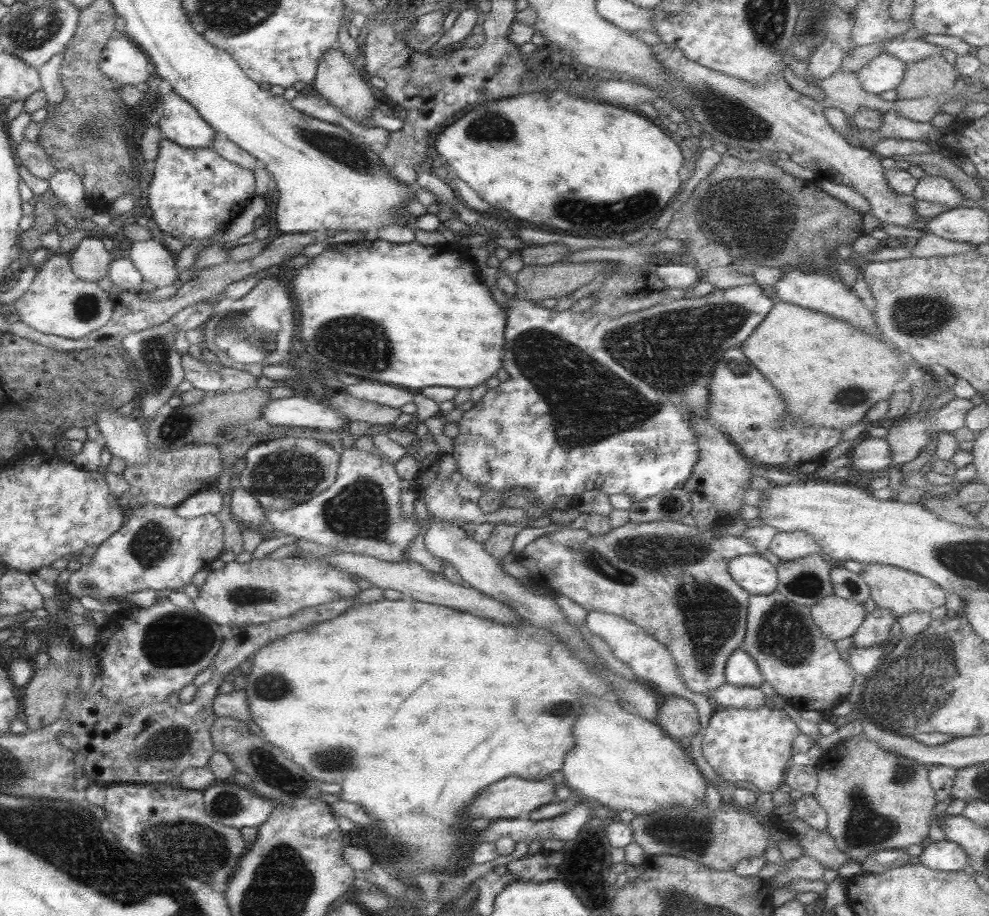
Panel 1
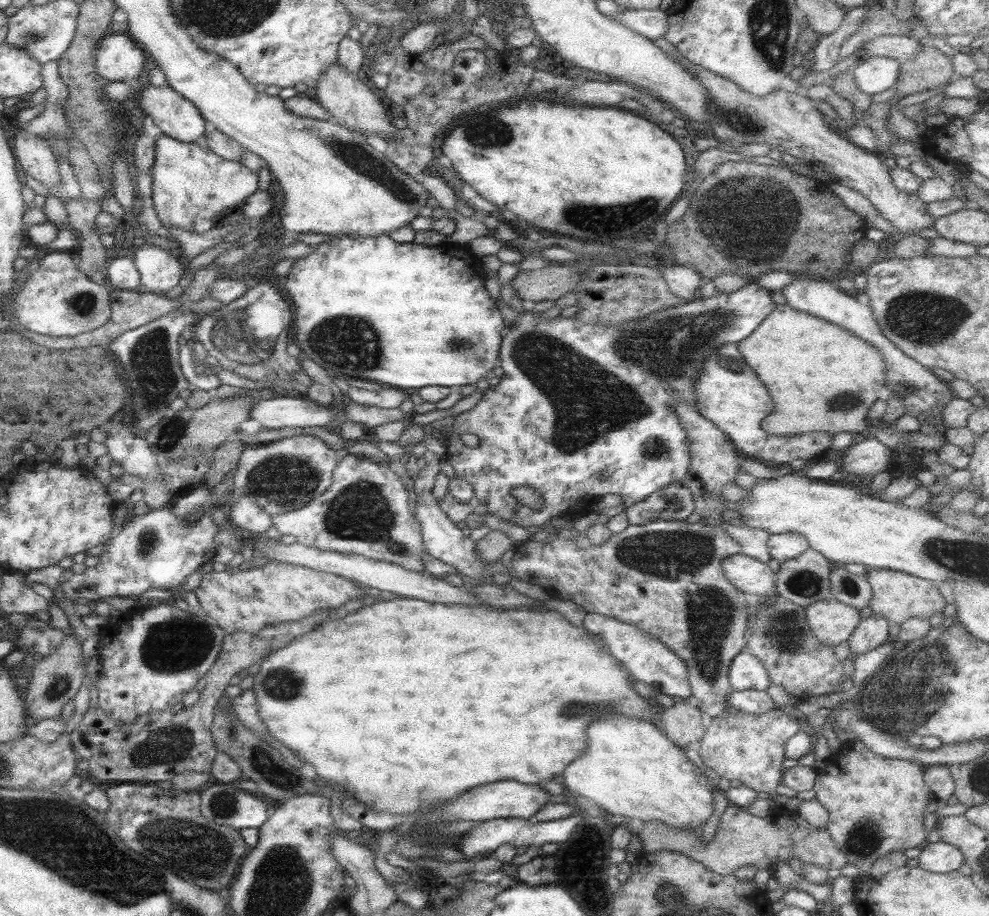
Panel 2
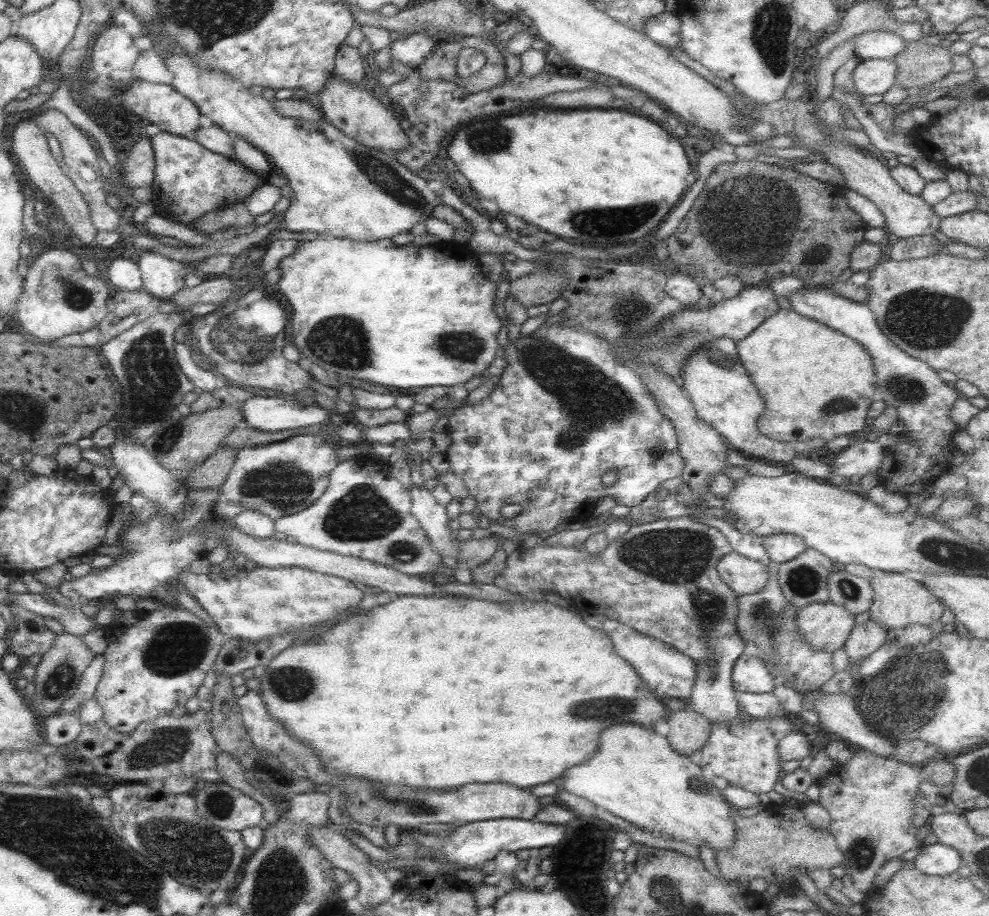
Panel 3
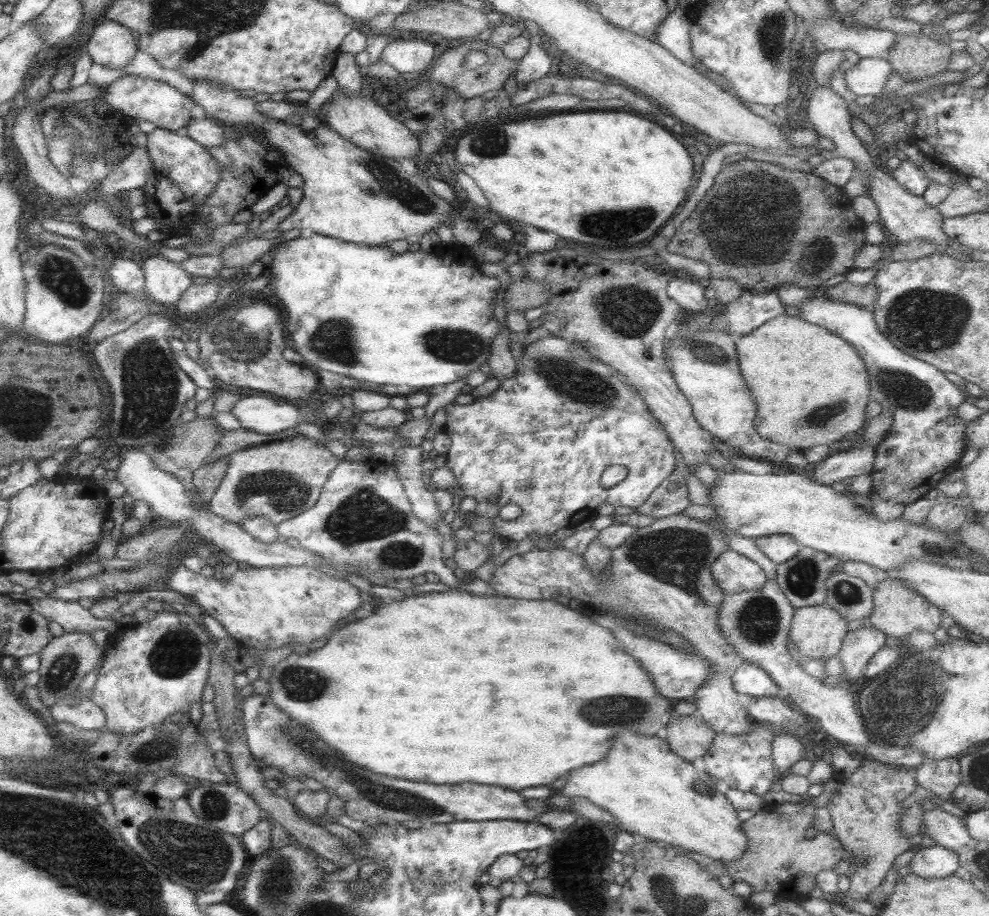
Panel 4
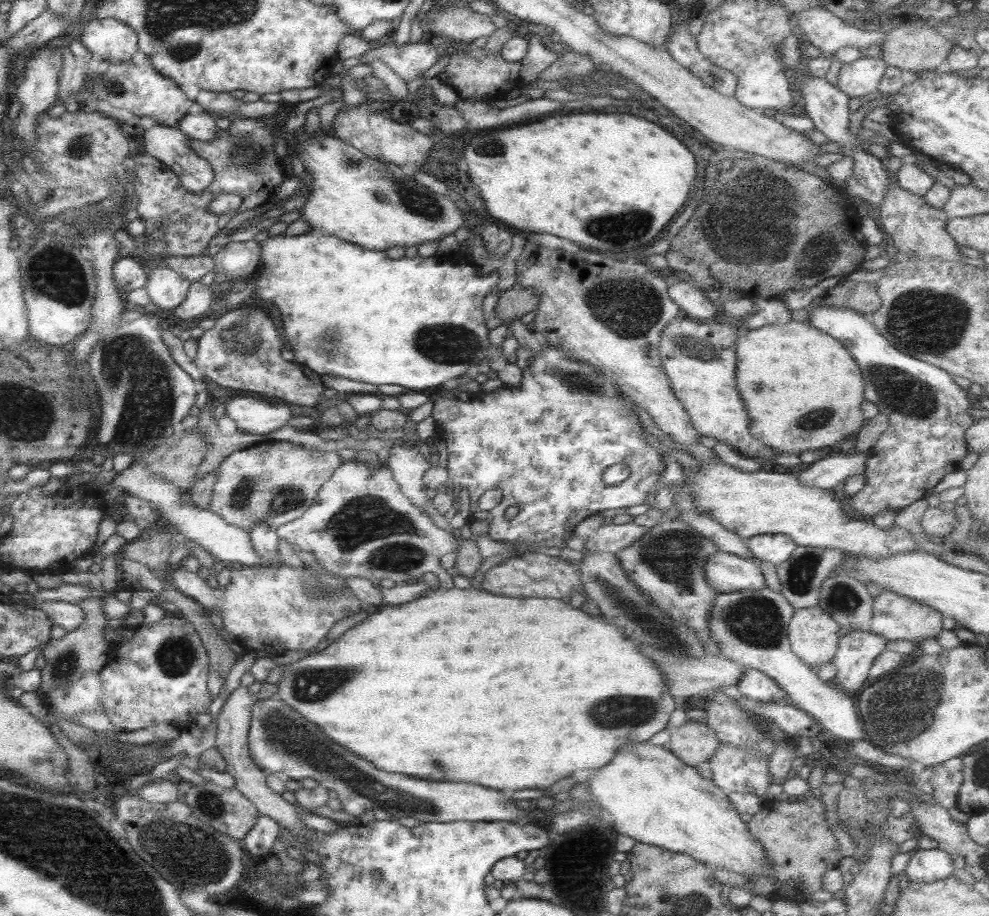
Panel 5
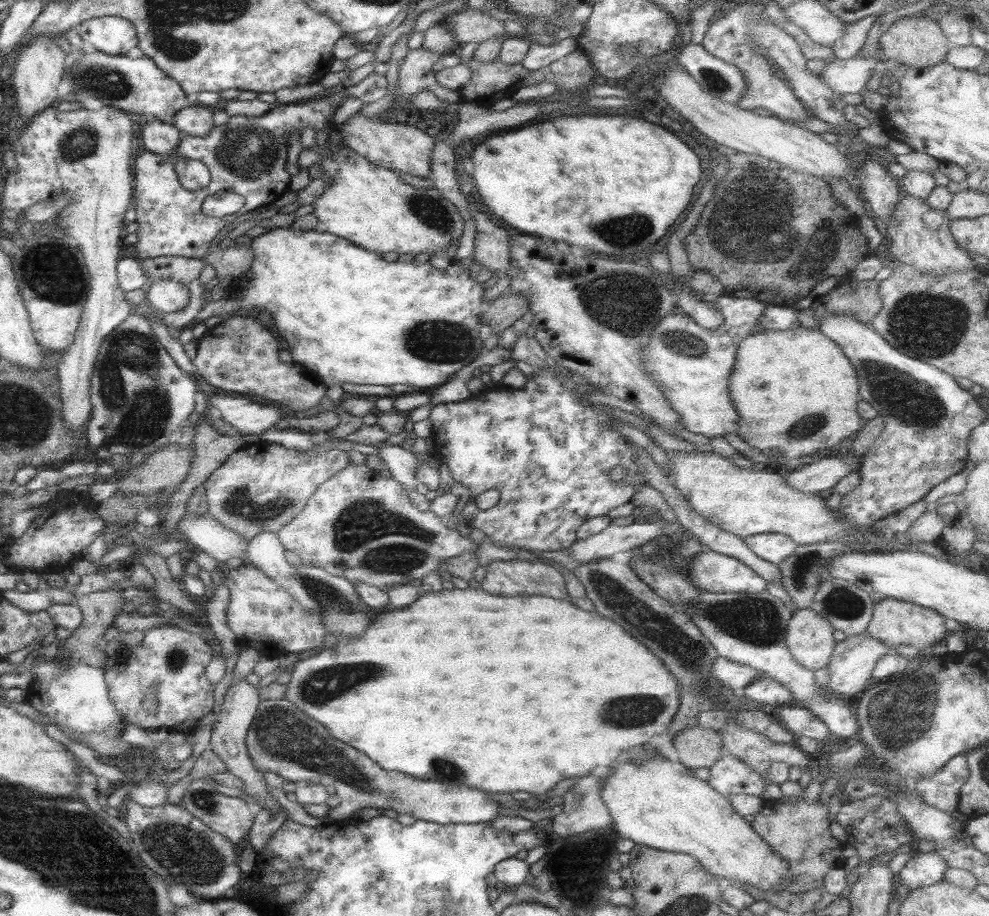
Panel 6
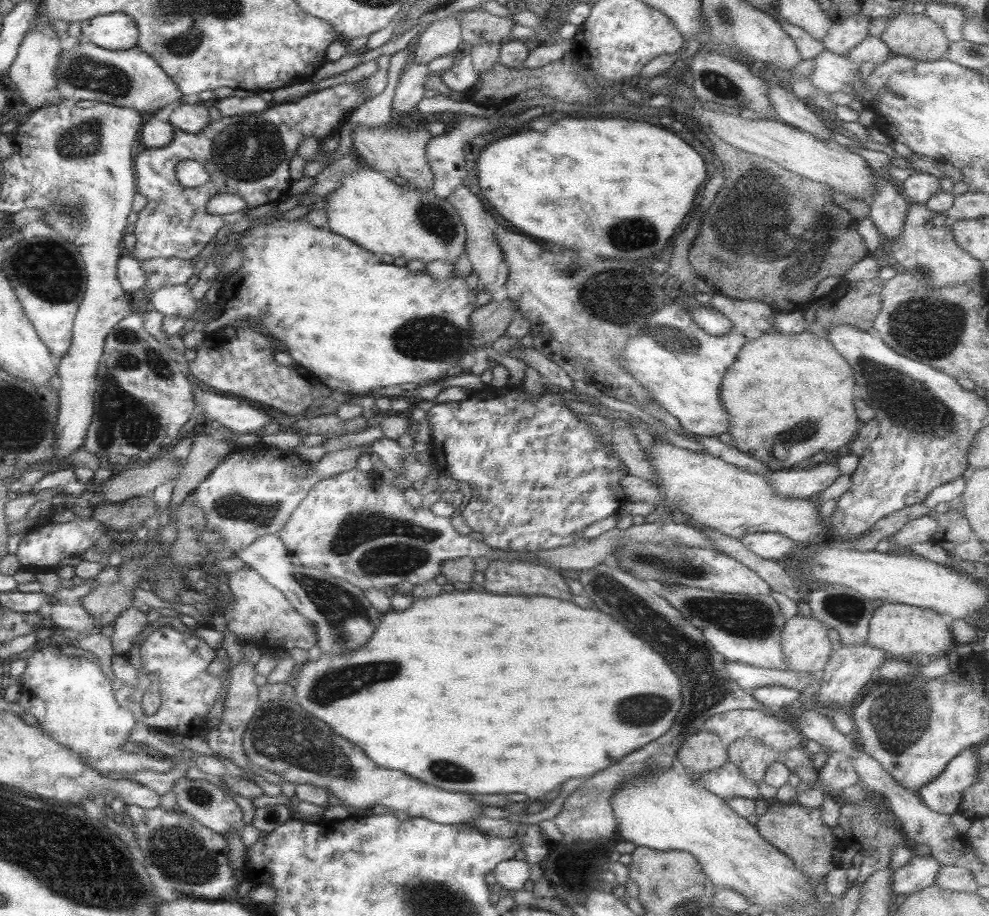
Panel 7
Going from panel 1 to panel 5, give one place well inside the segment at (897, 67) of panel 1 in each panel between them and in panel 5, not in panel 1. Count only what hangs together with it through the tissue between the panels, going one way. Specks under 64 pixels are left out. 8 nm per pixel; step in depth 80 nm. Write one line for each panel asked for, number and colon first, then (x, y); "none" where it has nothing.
2: (874, 75)
3: (870, 76)
4: (867, 77)
5: (855, 79)

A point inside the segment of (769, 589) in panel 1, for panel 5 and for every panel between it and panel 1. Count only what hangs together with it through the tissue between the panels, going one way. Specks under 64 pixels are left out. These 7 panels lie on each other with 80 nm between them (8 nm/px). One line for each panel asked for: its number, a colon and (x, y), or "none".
2: (751, 577)
3: (742, 576)
4: (731, 572)
5: (725, 573)

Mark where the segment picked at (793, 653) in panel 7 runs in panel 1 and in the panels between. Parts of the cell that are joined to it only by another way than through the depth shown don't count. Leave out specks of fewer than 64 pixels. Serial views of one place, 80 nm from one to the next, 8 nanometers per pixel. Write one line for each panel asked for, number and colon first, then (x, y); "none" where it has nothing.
1: (836, 618)
2: (830, 622)
3: (823, 626)
4: (815, 631)
5: (813, 636)
6: (808, 637)

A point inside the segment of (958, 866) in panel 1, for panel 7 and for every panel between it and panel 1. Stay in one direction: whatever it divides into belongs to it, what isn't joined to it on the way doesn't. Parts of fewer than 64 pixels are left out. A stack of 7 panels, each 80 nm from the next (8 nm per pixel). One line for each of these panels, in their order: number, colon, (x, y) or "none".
2: (939, 857)
3: (934, 860)
4: (934, 862)
5: (923, 866)
6: (922, 869)
7: (918, 872)

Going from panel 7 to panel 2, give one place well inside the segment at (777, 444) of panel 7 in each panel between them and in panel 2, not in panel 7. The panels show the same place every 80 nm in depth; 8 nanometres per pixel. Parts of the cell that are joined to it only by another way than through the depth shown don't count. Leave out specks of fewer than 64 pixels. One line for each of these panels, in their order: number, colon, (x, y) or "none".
2: (820, 378)
3: (815, 383)
4: (809, 387)
5: (801, 389)
6: (794, 392)

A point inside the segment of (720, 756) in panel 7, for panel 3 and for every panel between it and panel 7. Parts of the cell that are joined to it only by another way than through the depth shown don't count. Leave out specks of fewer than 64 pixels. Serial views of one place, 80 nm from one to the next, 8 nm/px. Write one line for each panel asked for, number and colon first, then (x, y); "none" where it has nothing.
3: (687, 731)
4: (688, 737)
5: (692, 742)
6: (696, 747)

